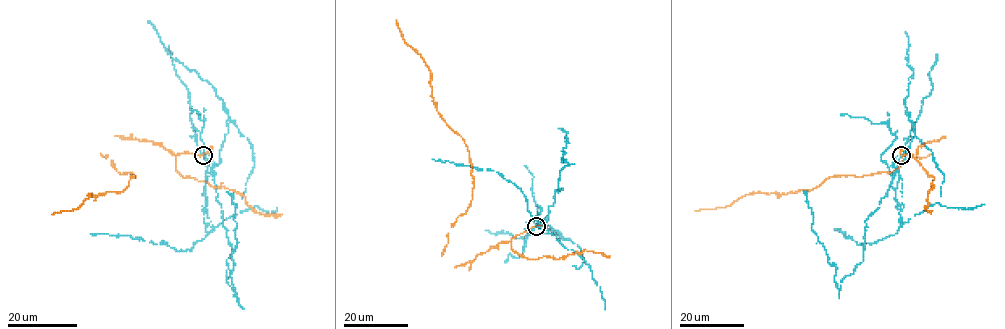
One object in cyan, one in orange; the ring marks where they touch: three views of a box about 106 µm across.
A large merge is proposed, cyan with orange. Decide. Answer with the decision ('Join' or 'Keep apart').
Keep apart

